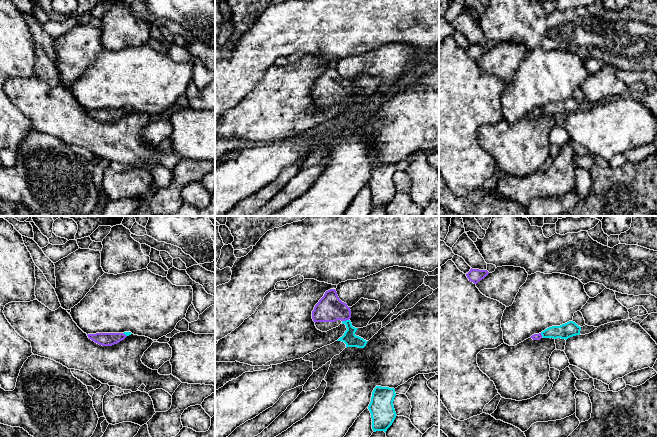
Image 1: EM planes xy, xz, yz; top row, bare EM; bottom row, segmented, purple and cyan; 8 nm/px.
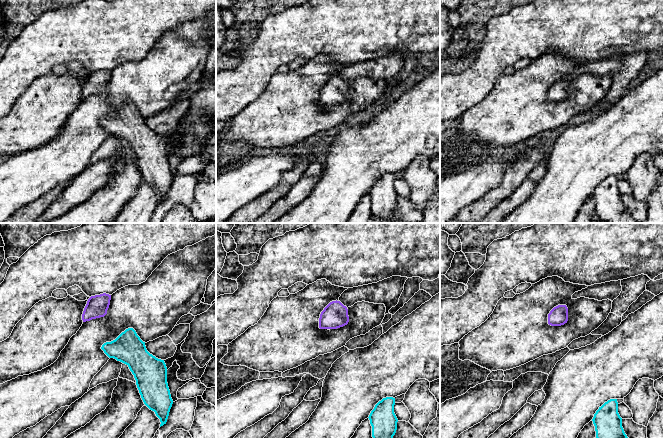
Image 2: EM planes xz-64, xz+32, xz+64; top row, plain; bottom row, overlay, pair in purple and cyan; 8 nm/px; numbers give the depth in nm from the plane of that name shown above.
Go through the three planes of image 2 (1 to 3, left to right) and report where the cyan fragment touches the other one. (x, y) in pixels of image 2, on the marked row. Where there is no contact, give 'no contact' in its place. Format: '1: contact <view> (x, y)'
1: no contact
2: no contact
3: no contact

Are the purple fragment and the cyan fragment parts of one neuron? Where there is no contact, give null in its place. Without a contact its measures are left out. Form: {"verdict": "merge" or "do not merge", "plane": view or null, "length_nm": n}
{"verdict": "merge", "plane": "xz", "length_nm": 60}

